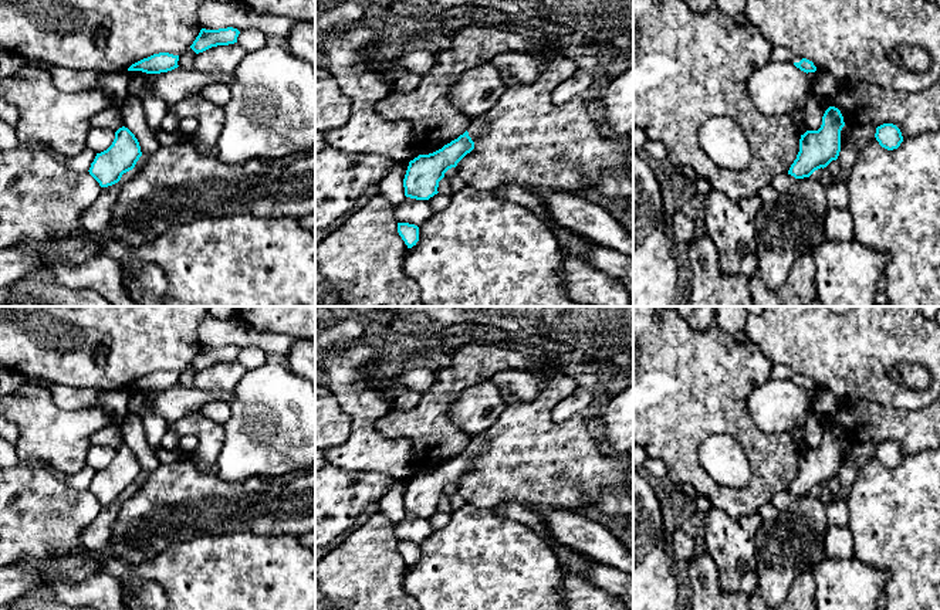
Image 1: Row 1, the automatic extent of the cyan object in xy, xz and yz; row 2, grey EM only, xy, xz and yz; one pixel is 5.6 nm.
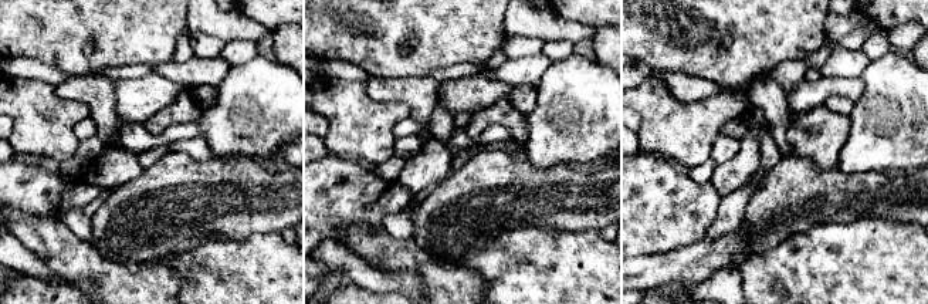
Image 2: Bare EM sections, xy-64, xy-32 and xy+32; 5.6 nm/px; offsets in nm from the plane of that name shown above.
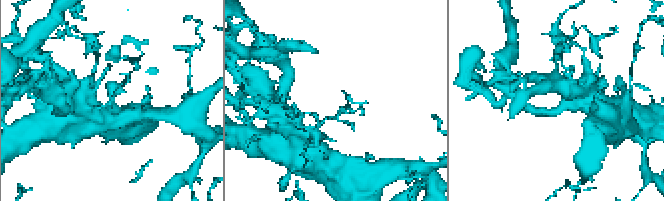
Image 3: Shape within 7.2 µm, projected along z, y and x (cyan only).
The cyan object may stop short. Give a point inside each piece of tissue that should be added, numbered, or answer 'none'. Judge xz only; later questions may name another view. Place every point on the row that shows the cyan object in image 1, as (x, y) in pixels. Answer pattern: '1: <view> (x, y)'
1: xz (479, 124)

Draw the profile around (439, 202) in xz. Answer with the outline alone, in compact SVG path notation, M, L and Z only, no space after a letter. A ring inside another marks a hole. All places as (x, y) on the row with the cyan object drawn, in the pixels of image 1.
M437 193L433 197L430 197L427 201L430 204L432 211L437 213L444 210L450 204L452 196Z

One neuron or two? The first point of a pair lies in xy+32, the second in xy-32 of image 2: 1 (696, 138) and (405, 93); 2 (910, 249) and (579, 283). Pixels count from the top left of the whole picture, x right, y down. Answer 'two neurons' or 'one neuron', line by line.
1: two neurons
2: one neuron

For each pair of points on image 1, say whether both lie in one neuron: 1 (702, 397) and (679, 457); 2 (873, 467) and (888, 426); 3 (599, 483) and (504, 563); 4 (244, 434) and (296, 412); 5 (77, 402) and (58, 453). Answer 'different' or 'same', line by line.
1: same
2: different
3: different
4: same
5: different

